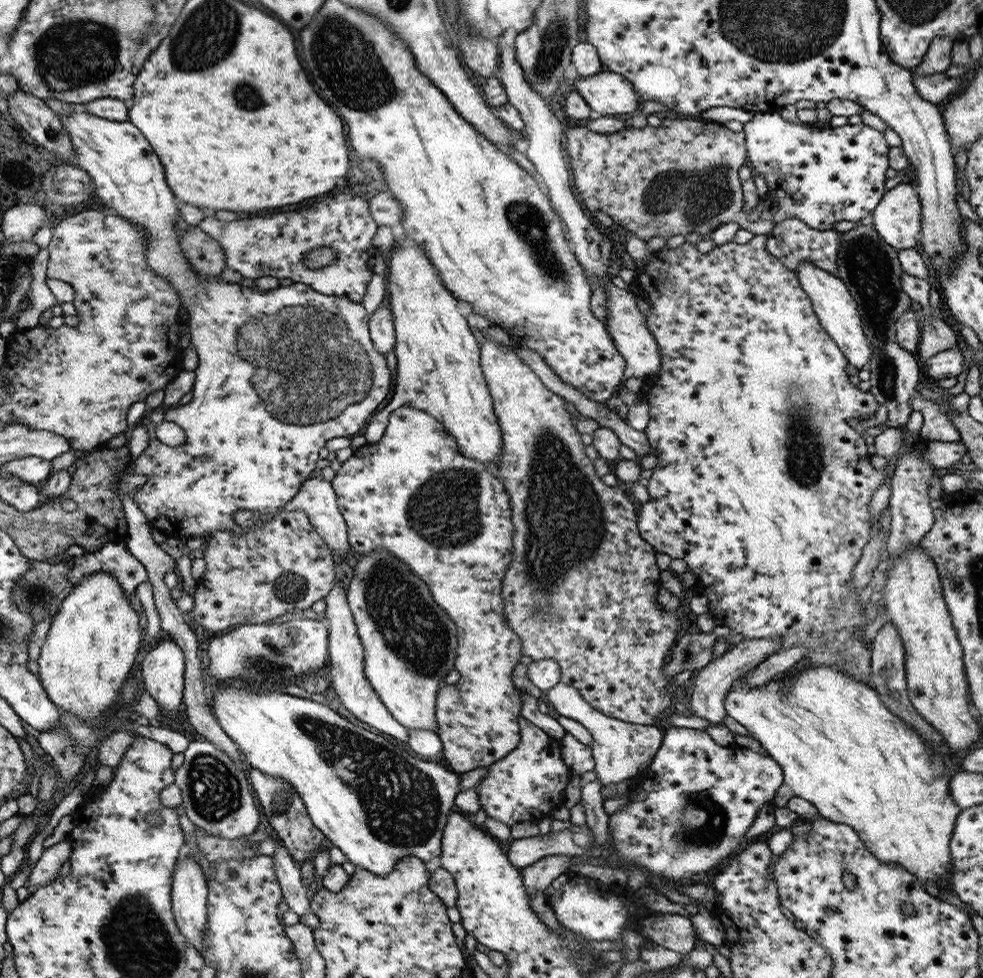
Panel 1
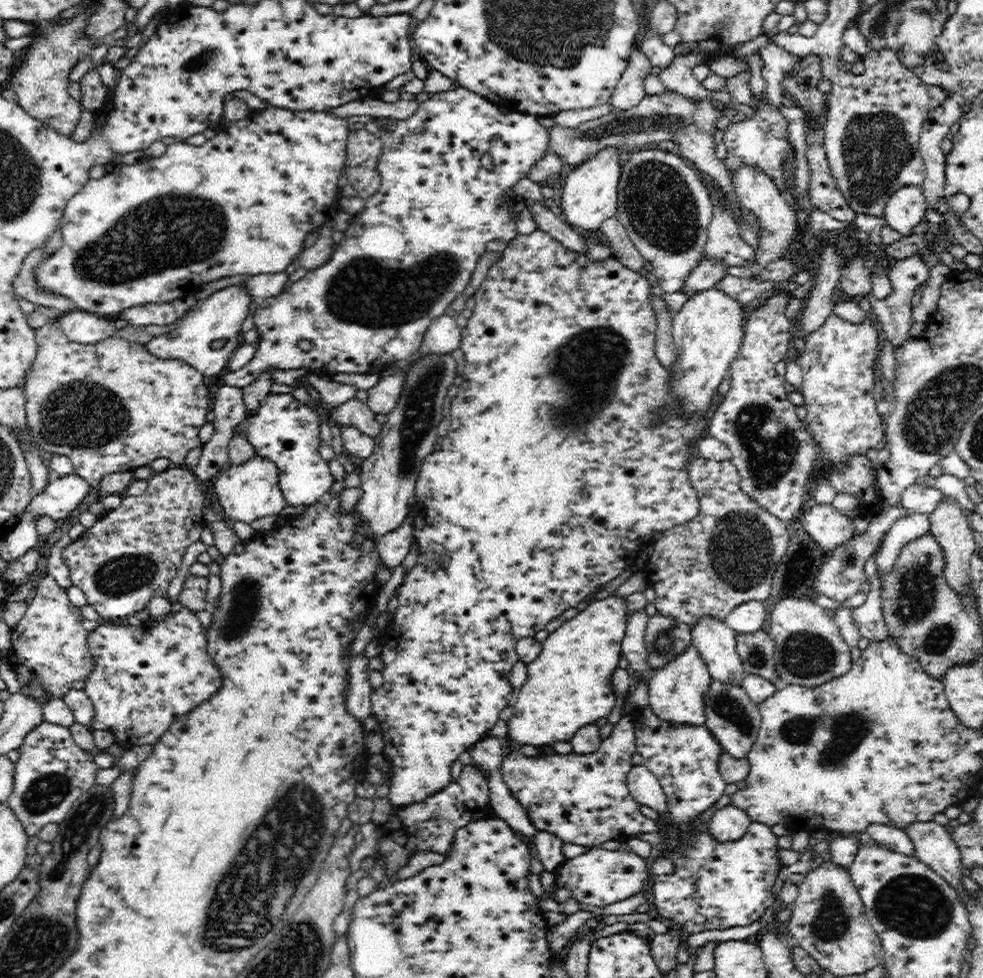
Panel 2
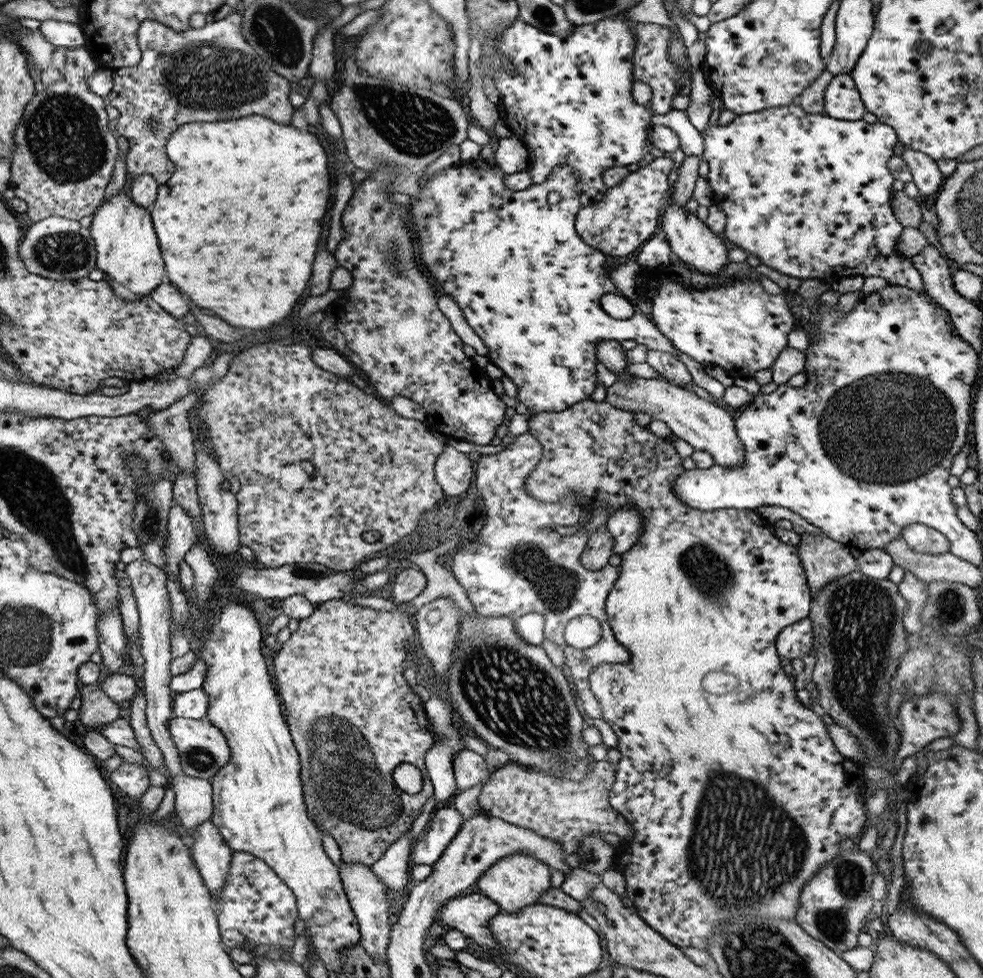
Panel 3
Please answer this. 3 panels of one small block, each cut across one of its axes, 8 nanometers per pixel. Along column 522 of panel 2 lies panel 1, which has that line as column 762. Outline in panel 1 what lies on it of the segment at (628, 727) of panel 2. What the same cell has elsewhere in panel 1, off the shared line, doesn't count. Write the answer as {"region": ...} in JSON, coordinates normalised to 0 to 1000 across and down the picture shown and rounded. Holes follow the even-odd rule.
{"region":[[[678,742],[674,749],[674,758],[669,766],[669,769],[664,773],[663,779],[660,785],[657,785],[655,790],[649,796],[649,804],[640,809],[641,817],[639,823],[635,827],[627,829],[627,831],[621,833],[620,847],[624,854],[625,866],[622,869],[627,868],[628,874],[631,877],[635,877],[637,881],[646,883],[647,887],[656,887],[662,892],[662,897],[665,899],[673,898],[680,900],[683,903],[685,899],[700,900],[705,894],[718,893],[722,888],[732,883],[740,874],[749,871],[754,866],[756,854],[765,845],[767,837],[770,835],[771,829],[782,820],[786,820],[786,816],[789,815],[789,809],[796,803],[798,793],[796,791],[796,784],[781,772],[765,768],[758,764],[754,764],[750,761],[744,763],[730,762],[723,754],[718,749],[718,746],[694,744]]]}

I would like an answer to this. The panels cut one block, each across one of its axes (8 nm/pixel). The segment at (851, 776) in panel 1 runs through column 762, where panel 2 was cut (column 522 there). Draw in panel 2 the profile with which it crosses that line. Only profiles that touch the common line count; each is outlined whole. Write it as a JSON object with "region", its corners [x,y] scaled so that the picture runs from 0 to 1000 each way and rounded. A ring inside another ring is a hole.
{"region":[[[627,606],[611,613],[601,613],[593,625],[558,647],[552,656],[549,670],[536,679],[537,696],[531,703],[524,706],[522,719],[525,729],[516,738],[515,765],[520,761],[548,765],[560,763],[570,757],[581,759],[588,745],[628,729],[631,718],[624,710],[622,701],[625,687],[635,681],[632,658],[638,645],[637,628],[641,627],[638,626],[636,611]]]}

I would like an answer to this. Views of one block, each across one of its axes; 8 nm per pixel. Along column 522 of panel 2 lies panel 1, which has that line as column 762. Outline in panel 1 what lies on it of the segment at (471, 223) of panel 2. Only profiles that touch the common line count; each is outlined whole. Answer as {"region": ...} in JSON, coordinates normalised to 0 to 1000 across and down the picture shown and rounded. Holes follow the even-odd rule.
{"region":[[[767,116],[767,120],[756,127],[760,161],[765,170],[781,188],[780,201],[784,208],[791,208],[786,228],[793,229],[802,223],[814,223],[826,235],[848,235],[848,229],[873,227],[886,223],[887,216],[899,201],[901,175],[905,168],[904,149],[899,138],[879,126],[859,129],[824,129],[819,126],[804,126],[791,116]]]}

